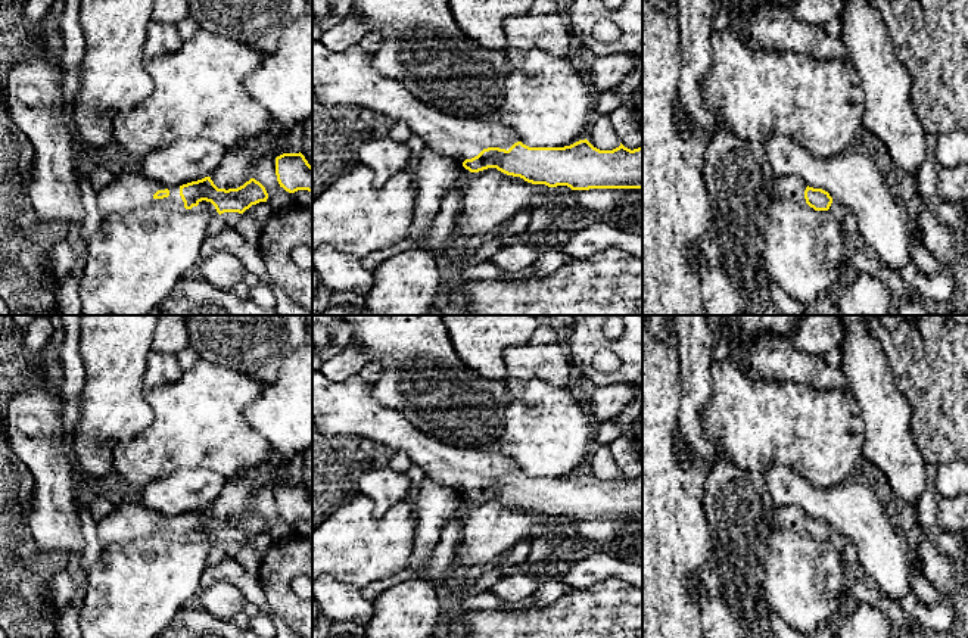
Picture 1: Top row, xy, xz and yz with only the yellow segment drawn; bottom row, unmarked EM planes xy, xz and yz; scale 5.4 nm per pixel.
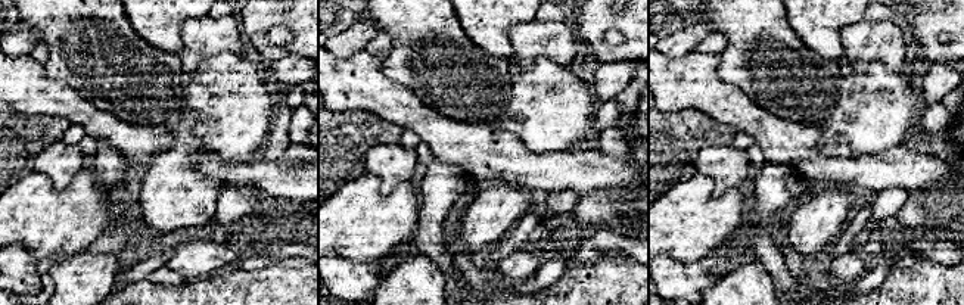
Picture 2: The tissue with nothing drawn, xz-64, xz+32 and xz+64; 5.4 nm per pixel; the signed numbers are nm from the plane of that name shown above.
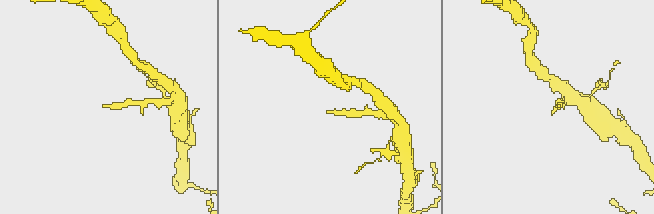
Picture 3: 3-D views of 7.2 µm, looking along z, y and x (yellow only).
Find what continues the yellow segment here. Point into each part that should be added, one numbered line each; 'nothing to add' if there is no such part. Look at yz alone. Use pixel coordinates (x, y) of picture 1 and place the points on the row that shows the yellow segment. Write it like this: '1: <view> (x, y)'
1: yz (788, 187)

